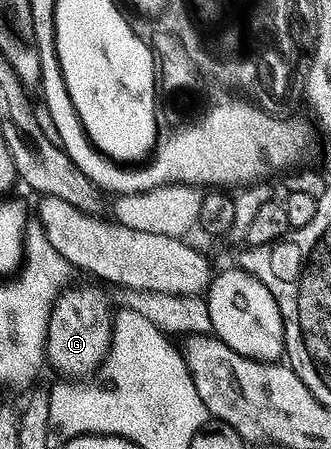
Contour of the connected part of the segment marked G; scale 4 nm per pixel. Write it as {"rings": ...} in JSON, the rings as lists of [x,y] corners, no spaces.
{"rings":[[[84,283],[81,287],[71,287],[61,291],[52,305],[52,317],[48,320],[46,359],[50,367],[60,374],[57,376],[80,381],[91,376],[108,356],[108,348],[112,346],[114,306],[103,291],[103,286],[91,287]]]}

